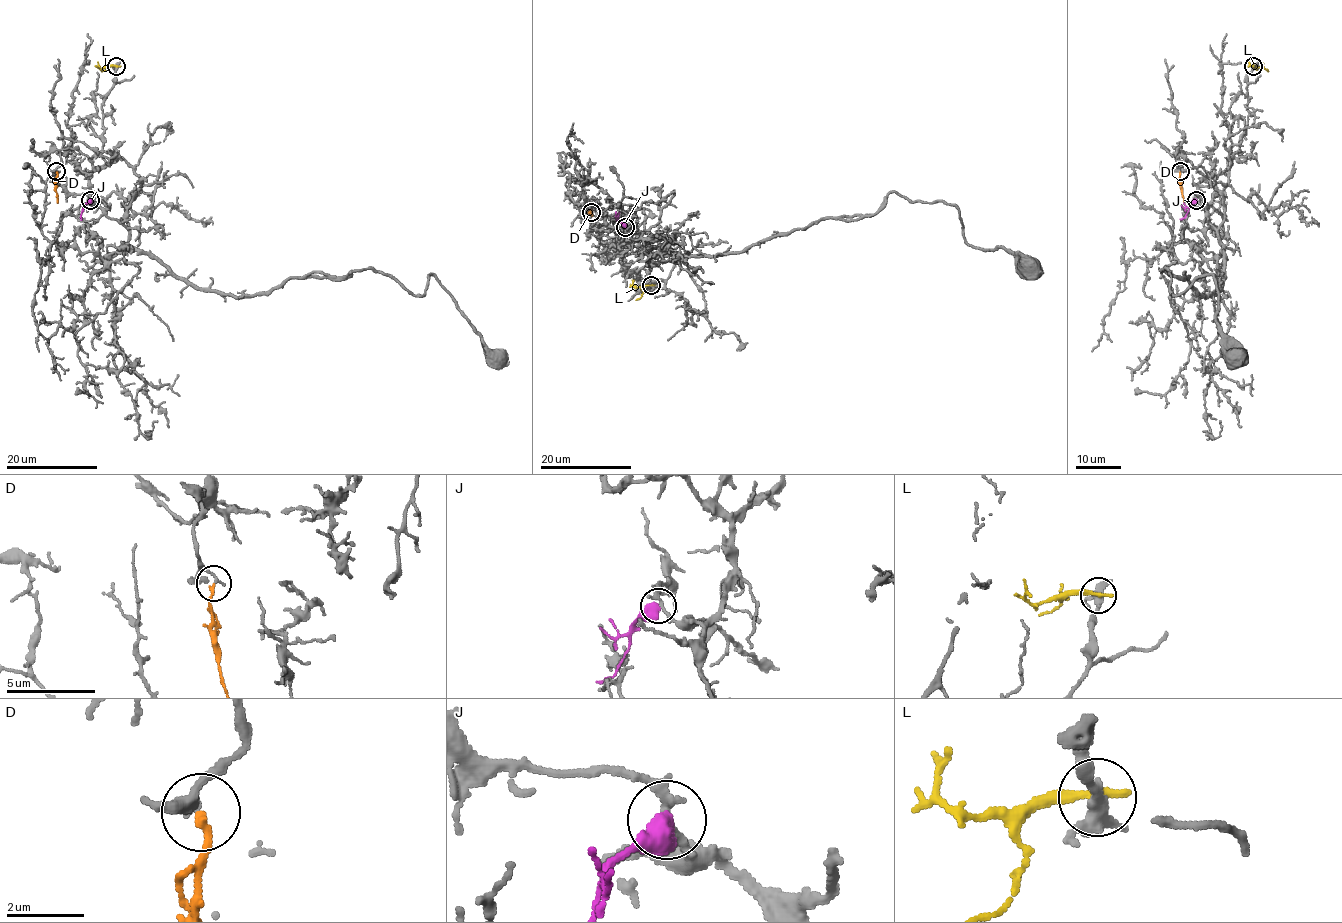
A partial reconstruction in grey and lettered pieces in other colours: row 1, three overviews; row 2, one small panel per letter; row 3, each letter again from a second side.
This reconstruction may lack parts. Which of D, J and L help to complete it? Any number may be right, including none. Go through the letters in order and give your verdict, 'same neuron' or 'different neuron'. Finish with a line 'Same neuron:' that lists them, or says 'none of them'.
D: different neuron
J: different neuron
L: different neuron
Same neuron: none of them

